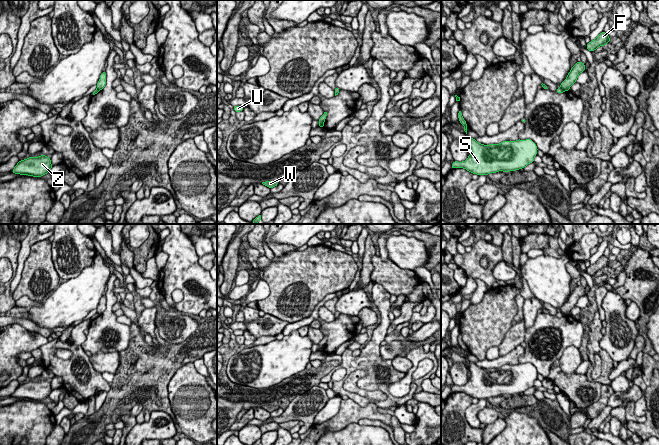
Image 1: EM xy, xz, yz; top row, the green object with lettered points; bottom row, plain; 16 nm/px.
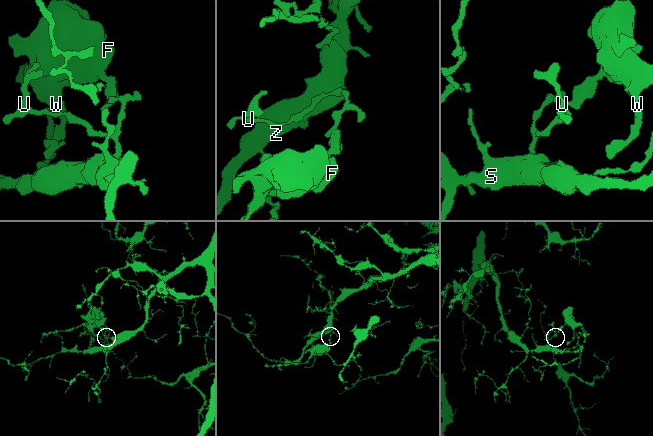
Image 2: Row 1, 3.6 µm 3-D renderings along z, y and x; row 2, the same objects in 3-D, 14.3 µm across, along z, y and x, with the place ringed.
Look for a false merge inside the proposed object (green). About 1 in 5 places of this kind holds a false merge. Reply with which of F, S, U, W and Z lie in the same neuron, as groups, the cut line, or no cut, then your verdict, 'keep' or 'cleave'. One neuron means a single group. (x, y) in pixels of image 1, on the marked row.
groups F W / S U Z; cut xz (323, 121), (321, 126); cleave

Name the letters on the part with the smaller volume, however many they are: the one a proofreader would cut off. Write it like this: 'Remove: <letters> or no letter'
Remove: F, W

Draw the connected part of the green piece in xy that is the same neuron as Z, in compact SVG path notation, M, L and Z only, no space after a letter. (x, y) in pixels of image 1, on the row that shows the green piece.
M41 155L36 158L31 156L27 159L20 160L11 173L42 177L49 173L52 167L51 159L46 155Z

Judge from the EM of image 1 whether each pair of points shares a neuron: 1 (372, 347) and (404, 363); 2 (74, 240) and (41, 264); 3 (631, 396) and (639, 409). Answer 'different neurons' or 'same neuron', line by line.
1: different neurons
2: different neurons
3: different neurons

